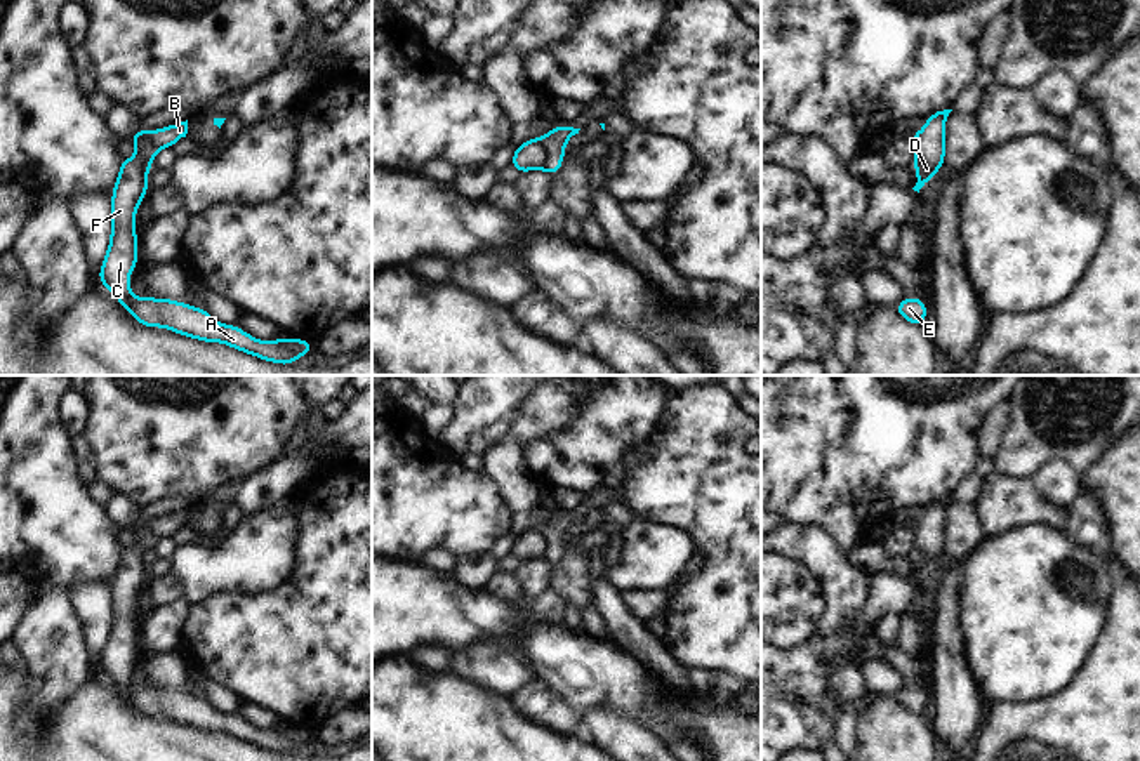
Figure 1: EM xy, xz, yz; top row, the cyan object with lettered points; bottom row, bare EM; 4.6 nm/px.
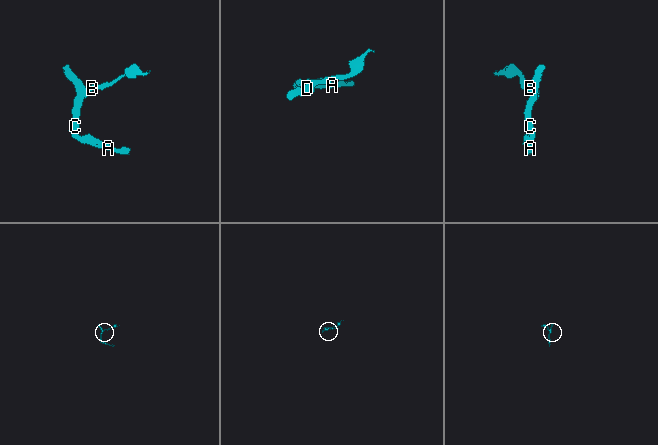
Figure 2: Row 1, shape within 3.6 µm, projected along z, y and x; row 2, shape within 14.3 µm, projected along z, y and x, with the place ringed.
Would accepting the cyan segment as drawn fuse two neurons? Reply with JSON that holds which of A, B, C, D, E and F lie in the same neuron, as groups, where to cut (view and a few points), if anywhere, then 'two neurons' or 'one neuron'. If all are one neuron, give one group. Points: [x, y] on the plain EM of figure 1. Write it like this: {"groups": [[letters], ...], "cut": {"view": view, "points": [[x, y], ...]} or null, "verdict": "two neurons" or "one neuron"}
{"groups": [["A", "C", "D", "E", "F"], ["B"]], "cut": {"view": "xz", "points": [[532, 529], [543, 539], [544, 558]]}, "verdict": "two neurons"}

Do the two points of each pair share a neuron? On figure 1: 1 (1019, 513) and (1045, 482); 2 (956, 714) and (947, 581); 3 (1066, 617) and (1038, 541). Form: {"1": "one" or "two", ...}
{"1": "two", "2": "one", "3": "one"}

